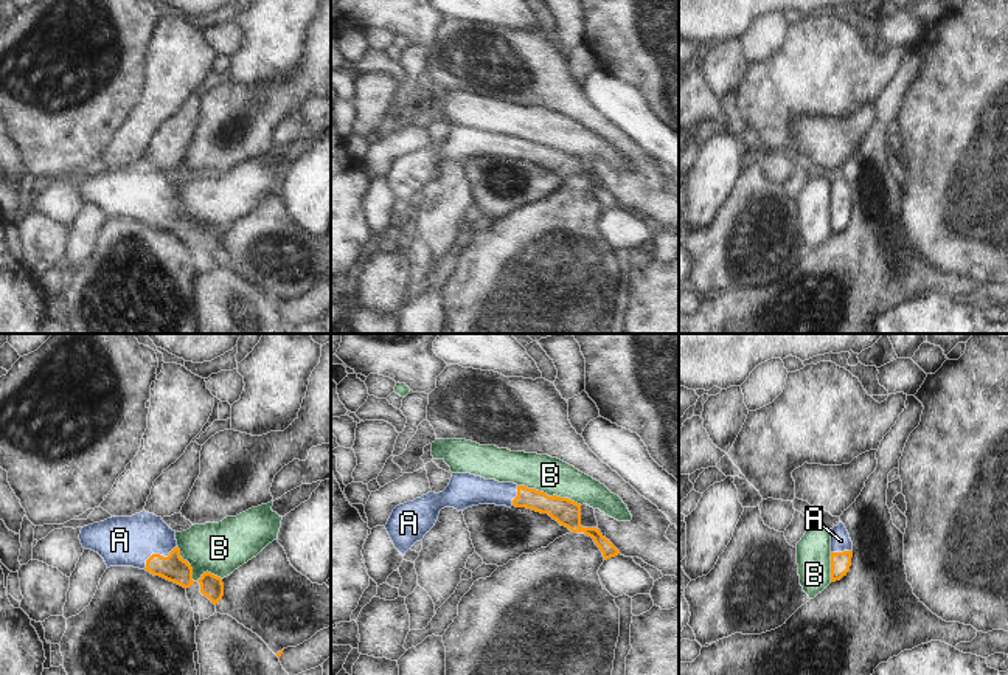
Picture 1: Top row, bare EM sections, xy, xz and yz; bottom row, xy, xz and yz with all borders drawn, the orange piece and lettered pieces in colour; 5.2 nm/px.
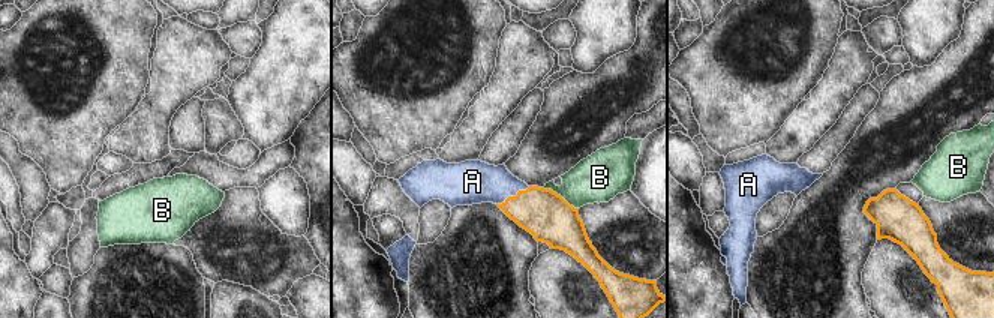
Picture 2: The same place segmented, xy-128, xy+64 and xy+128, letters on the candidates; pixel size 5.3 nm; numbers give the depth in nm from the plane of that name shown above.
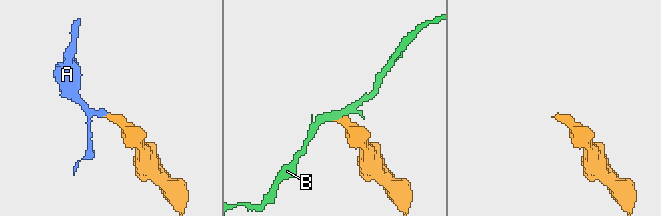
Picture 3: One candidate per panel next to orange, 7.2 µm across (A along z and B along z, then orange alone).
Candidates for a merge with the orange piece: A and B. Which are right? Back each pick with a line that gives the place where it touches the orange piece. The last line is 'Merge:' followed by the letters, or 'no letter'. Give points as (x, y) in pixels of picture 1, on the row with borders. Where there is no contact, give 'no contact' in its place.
A: contact xy (157, 554)
Merge: A

